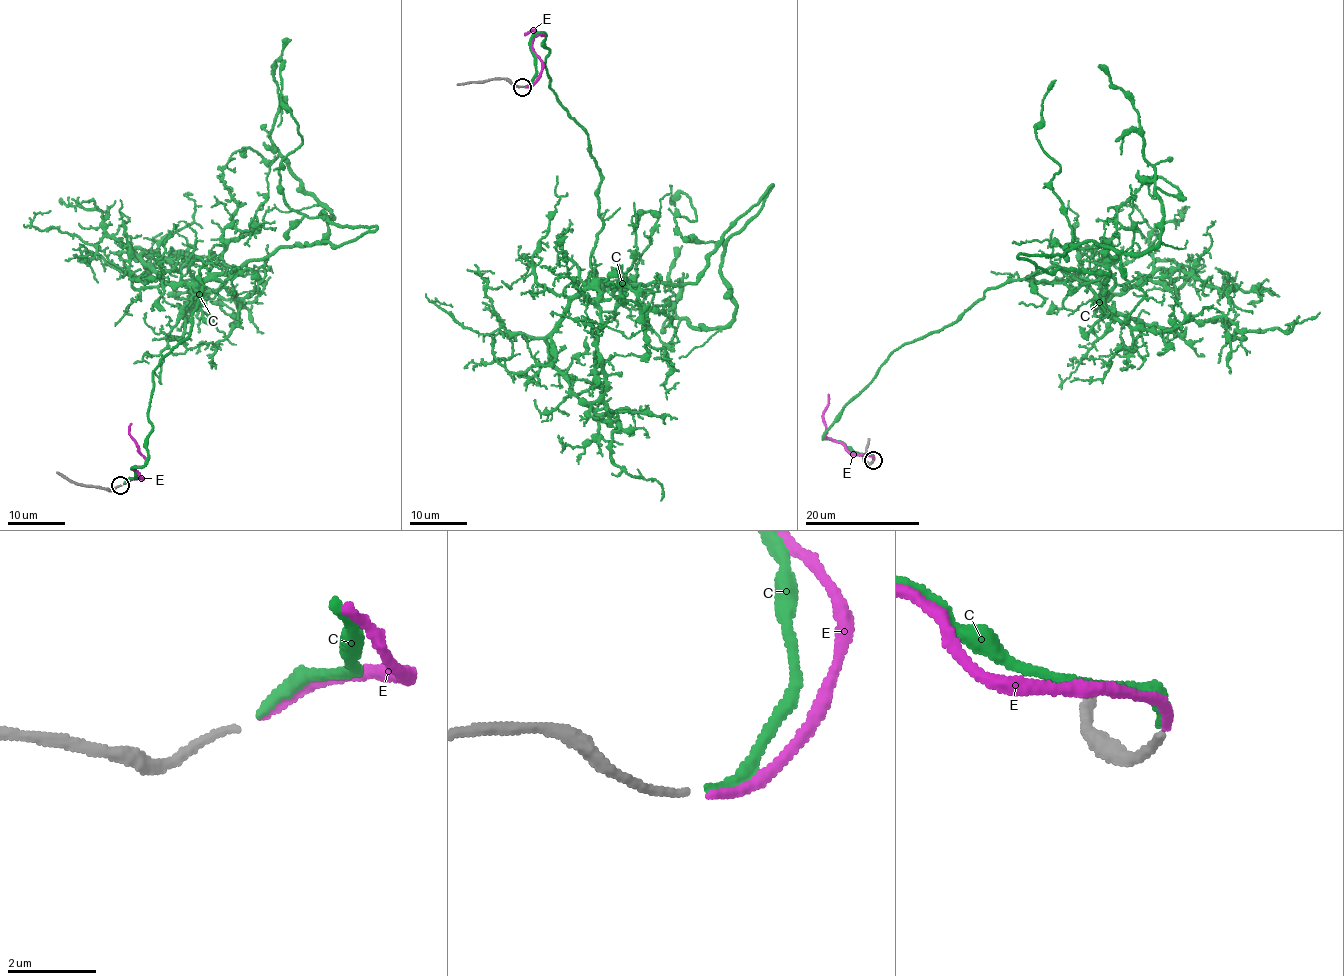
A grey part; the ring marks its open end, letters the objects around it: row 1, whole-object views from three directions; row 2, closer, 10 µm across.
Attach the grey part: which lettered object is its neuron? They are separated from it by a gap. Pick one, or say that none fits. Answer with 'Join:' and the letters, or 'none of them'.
Join: E

